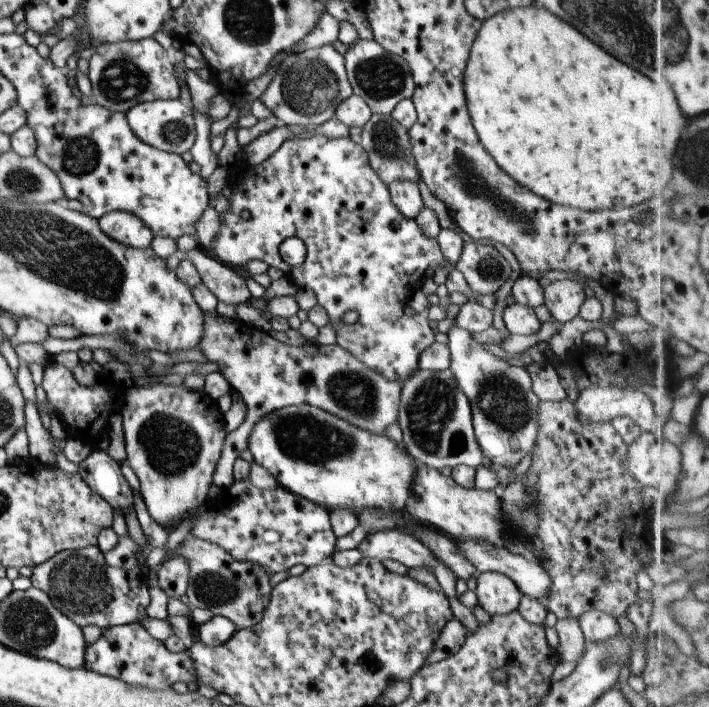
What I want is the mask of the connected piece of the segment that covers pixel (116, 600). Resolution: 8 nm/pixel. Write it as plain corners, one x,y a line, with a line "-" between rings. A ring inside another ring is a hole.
97,546
55,554
32,569
31,583
32,587
46,592
52,604
80,628
96,626
108,630
113,626
139,623
146,618
146,608
150,605
144,572
106,564
104,552

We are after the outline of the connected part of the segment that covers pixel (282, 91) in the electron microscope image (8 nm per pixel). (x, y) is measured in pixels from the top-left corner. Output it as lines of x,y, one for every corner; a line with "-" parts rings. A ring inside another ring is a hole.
332,44
292,53
277,67
276,74
266,90
257,96
281,124
296,124
311,129
319,127
334,117
334,112
342,100
352,96
351,84
346,80
344,55
338,53

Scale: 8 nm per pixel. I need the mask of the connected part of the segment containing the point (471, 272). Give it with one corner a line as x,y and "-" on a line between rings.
463,242
462,254
454,268
462,272
478,296
496,294
512,274
508,260
500,251
492,245
476,242

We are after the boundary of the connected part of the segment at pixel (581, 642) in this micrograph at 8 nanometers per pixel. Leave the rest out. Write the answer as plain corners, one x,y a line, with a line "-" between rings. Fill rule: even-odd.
579,618
558,619
555,625
559,636
559,645
556,653
560,660
564,662
577,663
582,658
586,647
582,629
578,622

